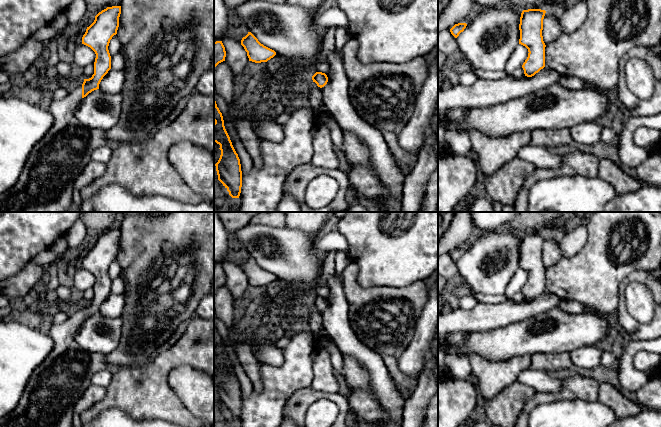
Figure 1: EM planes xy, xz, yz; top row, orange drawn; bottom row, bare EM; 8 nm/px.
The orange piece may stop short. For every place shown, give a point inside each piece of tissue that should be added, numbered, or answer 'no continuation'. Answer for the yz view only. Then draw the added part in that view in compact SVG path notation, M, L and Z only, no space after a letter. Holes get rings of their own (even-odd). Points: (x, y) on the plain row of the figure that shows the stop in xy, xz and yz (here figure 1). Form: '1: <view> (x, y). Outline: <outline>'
no continuation

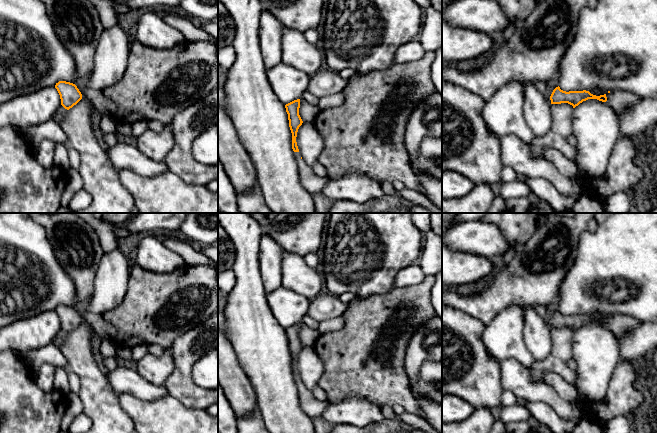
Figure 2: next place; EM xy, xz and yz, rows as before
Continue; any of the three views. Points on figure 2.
1: yz (619, 324). Outline: M615 314L606 317L606 328L610 329L616 336L623 337L627 332L637 328L641 322L627 315Z

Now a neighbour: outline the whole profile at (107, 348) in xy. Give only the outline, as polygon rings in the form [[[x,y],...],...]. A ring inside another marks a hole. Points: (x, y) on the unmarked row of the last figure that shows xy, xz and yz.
[[[103,338],[100,353],[104,357],[115,357],[117,355],[117,346],[110,339]]]

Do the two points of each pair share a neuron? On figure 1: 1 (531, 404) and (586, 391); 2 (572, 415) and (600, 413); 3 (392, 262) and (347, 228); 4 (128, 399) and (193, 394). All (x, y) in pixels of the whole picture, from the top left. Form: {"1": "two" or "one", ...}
{"1": "one", "2": "one", "3": "one", "4": "two"}

